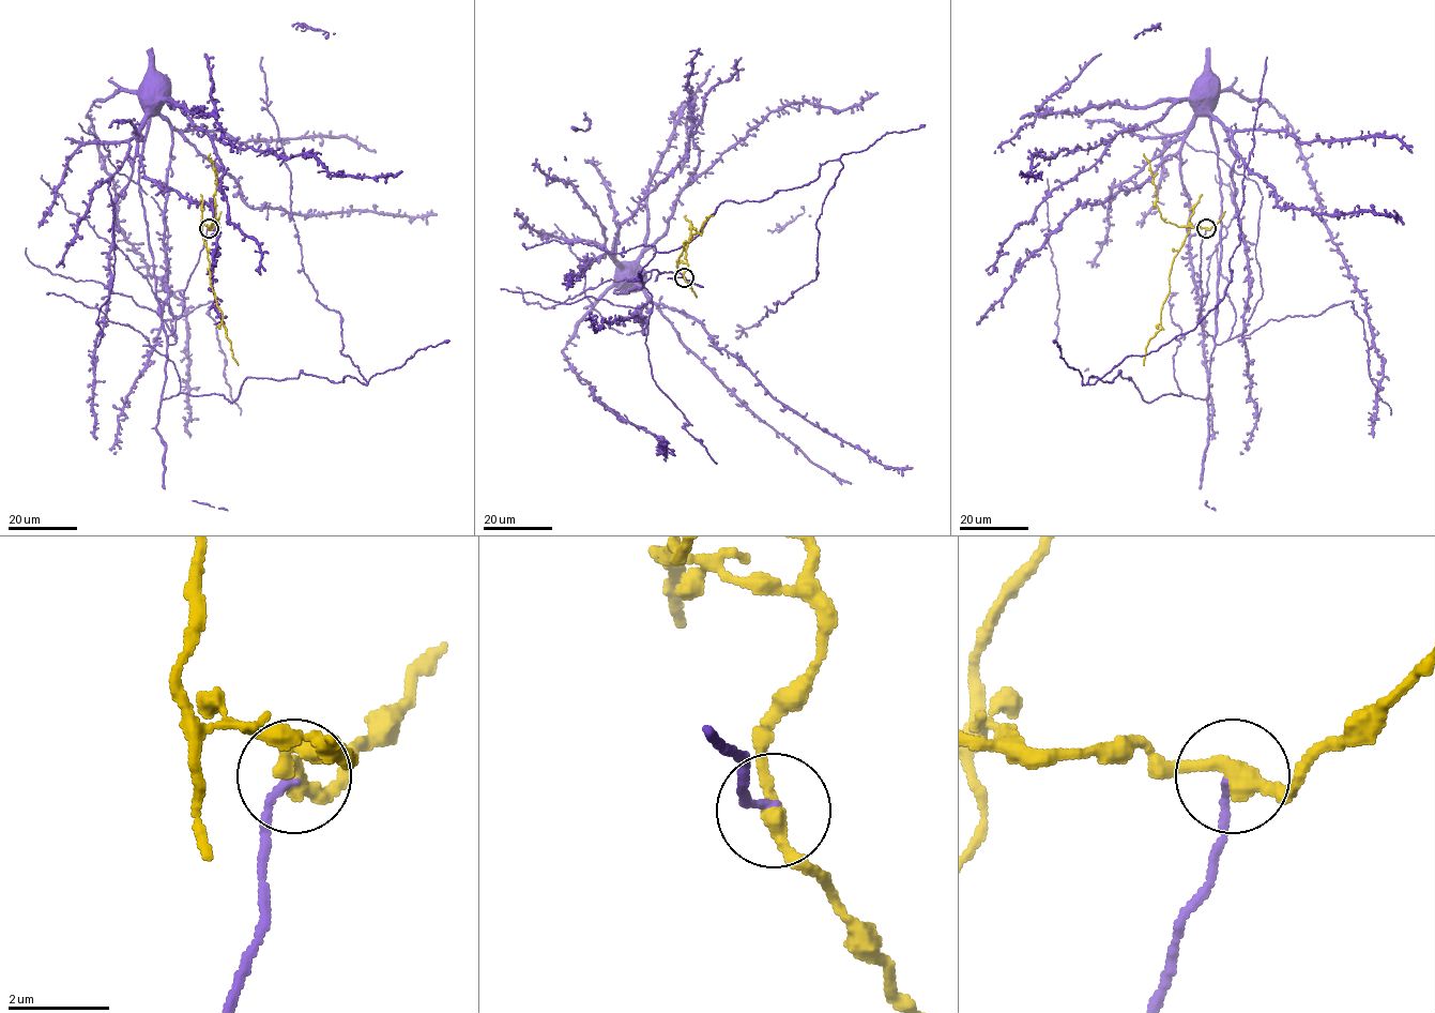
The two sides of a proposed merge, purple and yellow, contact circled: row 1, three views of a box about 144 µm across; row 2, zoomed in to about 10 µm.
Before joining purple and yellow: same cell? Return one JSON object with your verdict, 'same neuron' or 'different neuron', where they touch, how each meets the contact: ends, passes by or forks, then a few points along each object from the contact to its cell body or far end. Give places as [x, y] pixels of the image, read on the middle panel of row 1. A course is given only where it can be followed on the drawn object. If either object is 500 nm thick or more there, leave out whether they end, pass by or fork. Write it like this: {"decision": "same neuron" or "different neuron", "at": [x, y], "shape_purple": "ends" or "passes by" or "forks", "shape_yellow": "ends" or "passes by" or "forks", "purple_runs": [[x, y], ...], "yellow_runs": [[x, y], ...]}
{"decision": "different neuron", "at": [684, 277], "shape_purple": "ends", "shape_yellow": "passes by", "purple_runs": [[684, 277], [680, 272], [651, 271], [641, 288], [614, 291], [624, 283], [623, 287], [623, 282], [631, 273]], "yellow_runs": [[684, 277], [687, 265], [677, 260], [686, 240], [700, 233], [702, 224], [713, 215]]}

